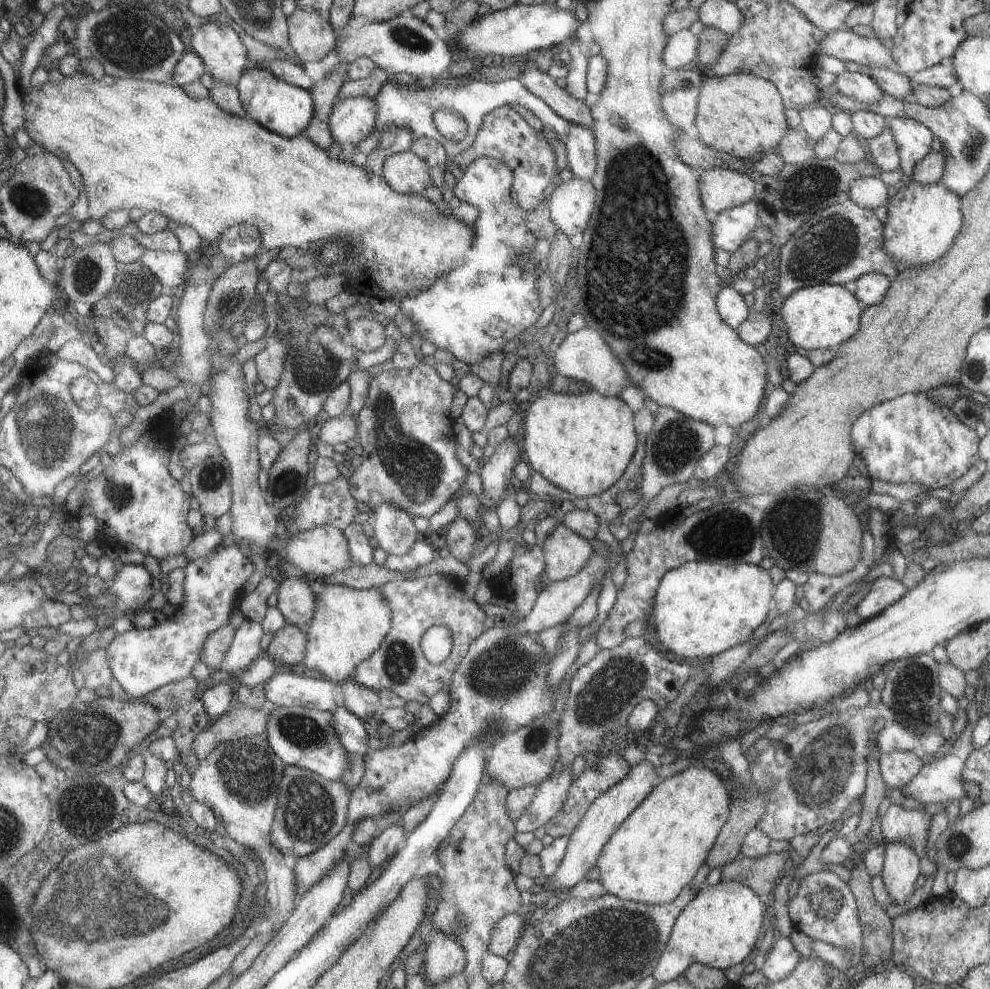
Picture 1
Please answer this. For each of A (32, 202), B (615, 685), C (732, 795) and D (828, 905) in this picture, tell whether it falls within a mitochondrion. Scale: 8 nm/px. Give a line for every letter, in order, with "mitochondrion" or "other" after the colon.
A: mitochondrion
B: mitochondrion
C: other
D: mitochondrion

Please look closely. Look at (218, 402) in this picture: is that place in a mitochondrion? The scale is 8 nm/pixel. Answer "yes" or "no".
no

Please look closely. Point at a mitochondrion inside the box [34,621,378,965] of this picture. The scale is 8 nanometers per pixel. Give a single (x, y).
(129, 906)

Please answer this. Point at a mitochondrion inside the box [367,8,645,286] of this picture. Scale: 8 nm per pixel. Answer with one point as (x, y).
(405, 36)

